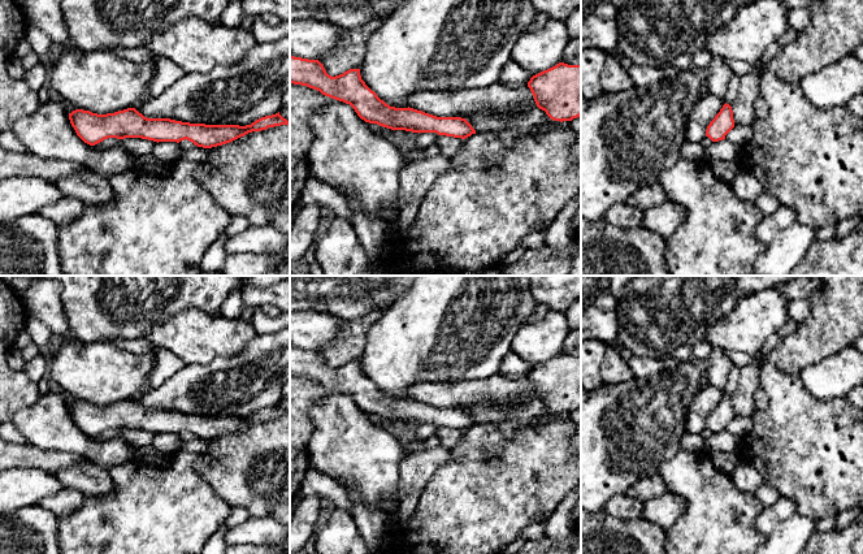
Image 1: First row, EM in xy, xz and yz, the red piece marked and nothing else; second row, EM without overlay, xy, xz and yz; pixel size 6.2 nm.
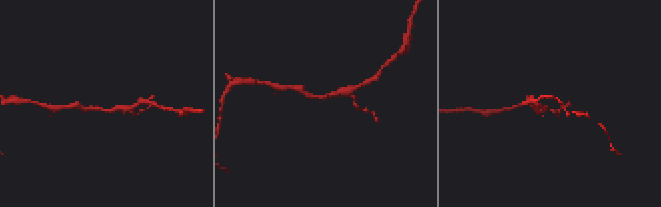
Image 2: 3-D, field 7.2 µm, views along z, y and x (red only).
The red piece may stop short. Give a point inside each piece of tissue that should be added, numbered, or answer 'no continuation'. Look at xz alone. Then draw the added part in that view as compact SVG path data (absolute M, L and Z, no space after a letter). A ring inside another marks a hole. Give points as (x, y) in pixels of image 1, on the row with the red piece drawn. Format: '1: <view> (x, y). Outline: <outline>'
no continuation

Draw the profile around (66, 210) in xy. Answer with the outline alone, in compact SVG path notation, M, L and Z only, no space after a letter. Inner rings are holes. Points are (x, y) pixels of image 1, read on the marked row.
M64 196L58 202L43 207L38 213L60 226L77 220L83 215L84 208L86 205L78 199Z

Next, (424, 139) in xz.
M420 133L417 134L415 143L417 147L426 148L434 143L437 137L437 133Z

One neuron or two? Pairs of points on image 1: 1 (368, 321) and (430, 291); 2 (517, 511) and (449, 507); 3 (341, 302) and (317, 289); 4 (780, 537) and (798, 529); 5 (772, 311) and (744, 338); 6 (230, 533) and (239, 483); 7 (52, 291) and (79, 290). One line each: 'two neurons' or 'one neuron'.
1: two neurons
2: one neuron
3: one neuron
4: one neuron
5: one neuron
6: two neurons
7: two neurons

